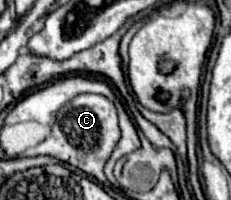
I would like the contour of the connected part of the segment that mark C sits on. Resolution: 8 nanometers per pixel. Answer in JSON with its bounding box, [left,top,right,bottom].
[39,95,121,183]

